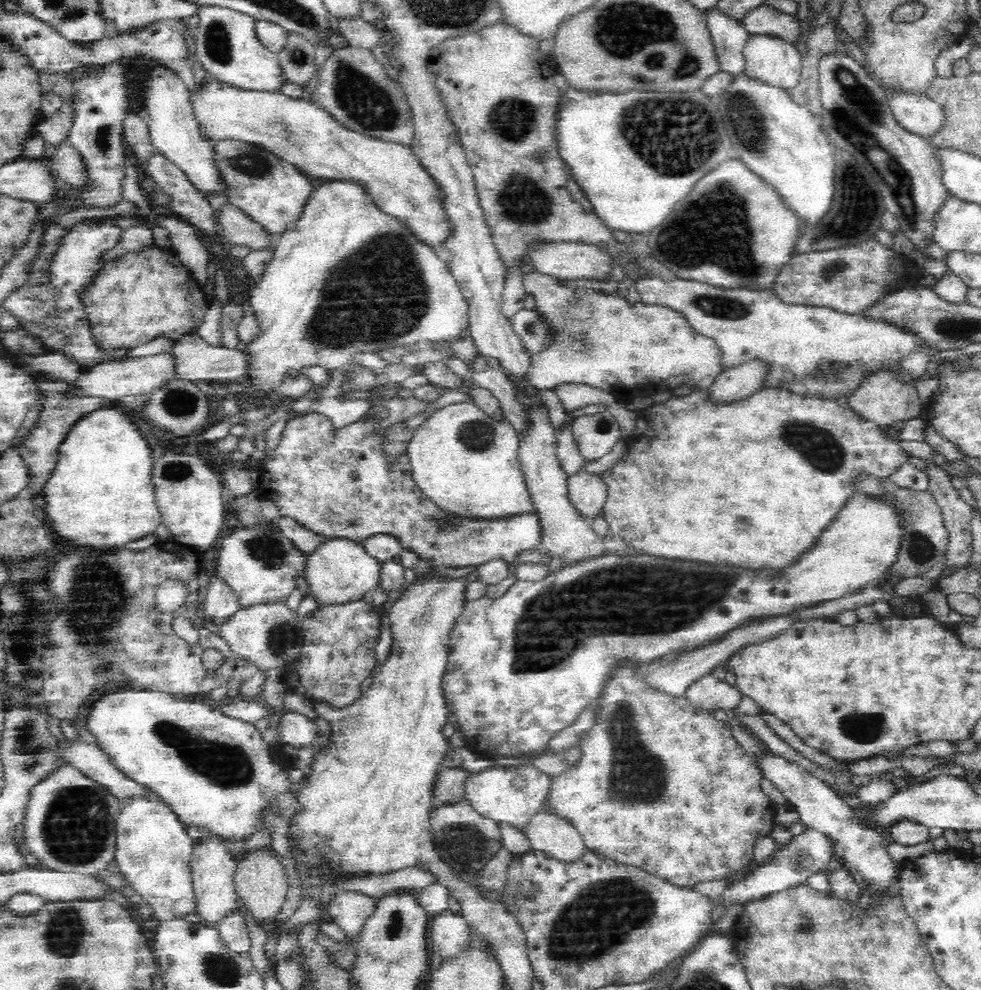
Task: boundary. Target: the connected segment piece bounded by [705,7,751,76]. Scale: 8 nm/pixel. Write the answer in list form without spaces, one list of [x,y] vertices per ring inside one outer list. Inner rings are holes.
[[[717,7],[707,12],[705,23],[706,28],[709,30],[710,41],[713,43],[720,71],[738,76],[745,70],[744,46],[746,46],[746,42],[751,37],[748,30],[745,29],[743,24],[721,14]]]

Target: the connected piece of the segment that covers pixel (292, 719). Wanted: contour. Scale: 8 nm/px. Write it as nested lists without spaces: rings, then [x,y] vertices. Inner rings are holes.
[[[292,710],[280,717],[277,727],[280,728],[282,742],[300,748],[313,746],[321,731],[317,720]]]

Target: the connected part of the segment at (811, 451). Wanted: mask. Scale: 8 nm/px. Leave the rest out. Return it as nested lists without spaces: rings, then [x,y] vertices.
[[[788,386],[763,387],[735,401],[716,401],[710,391],[697,388],[686,396],[669,396],[666,402],[653,403],[636,411],[636,426],[626,440],[626,452],[606,472],[599,474],[606,490],[606,502],[602,509],[604,520],[610,525],[609,534],[618,536],[639,554],[656,554],[664,558],[684,558],[700,562],[728,562],[747,568],[785,568],[796,562],[800,554],[812,546],[818,535],[823,534],[836,514],[854,496],[853,480],[858,473],[870,473],[880,478],[892,476],[908,460],[906,450],[882,435],[880,426],[860,416],[843,401],[812,393],[800,393]]]

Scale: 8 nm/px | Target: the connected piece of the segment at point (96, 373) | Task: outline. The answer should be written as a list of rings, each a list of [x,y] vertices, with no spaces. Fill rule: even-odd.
[[[154,354],[154,356],[142,356],[142,358],[114,359],[92,365],[84,374],[70,384],[66,396],[94,396],[94,398],[105,399],[108,404],[116,404],[118,399],[135,394],[152,394],[159,386],[173,378],[173,358],[168,354]]]

